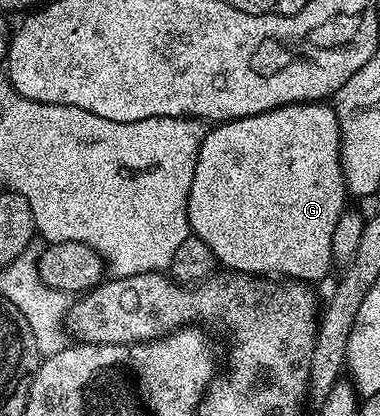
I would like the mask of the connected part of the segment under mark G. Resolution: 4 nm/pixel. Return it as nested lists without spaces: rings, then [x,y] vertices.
[[[323,101],[292,102],[289,106],[279,106],[273,110],[262,112],[258,116],[235,118],[232,122],[213,125],[205,133],[196,167],[192,173],[192,183],[188,193],[188,228],[189,231],[216,257],[217,263],[225,271],[237,274],[255,274],[257,276],[279,276],[280,278],[296,278],[299,282],[317,284],[334,270],[330,239],[334,237],[334,228],[338,224],[338,216],[346,213],[344,201],[349,201],[348,184],[344,180],[344,165],[340,163],[342,135],[336,119],[336,111]]]

